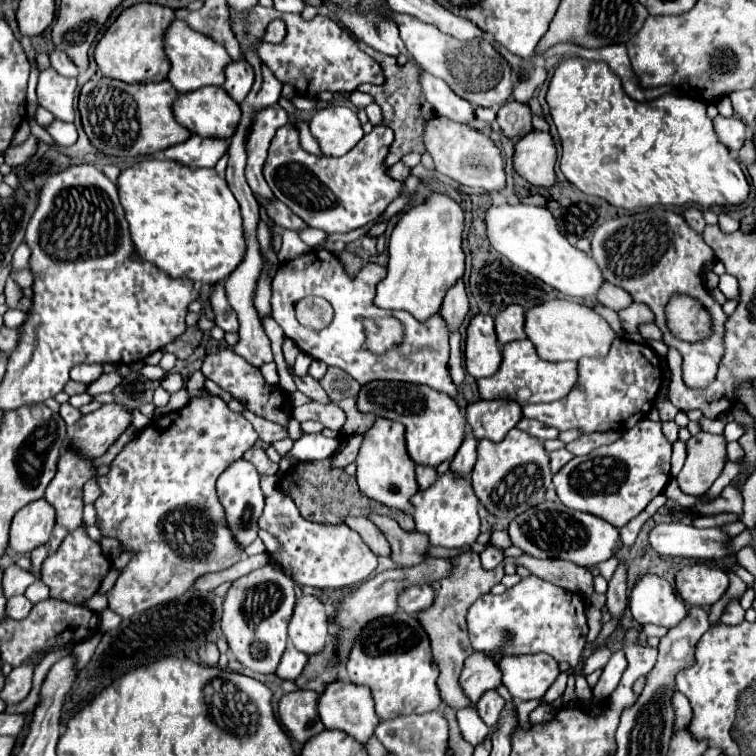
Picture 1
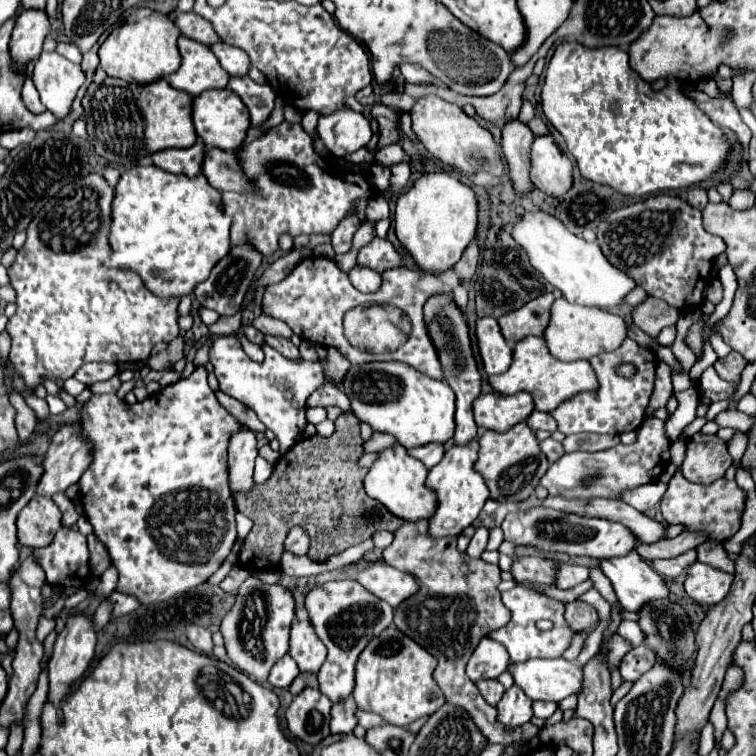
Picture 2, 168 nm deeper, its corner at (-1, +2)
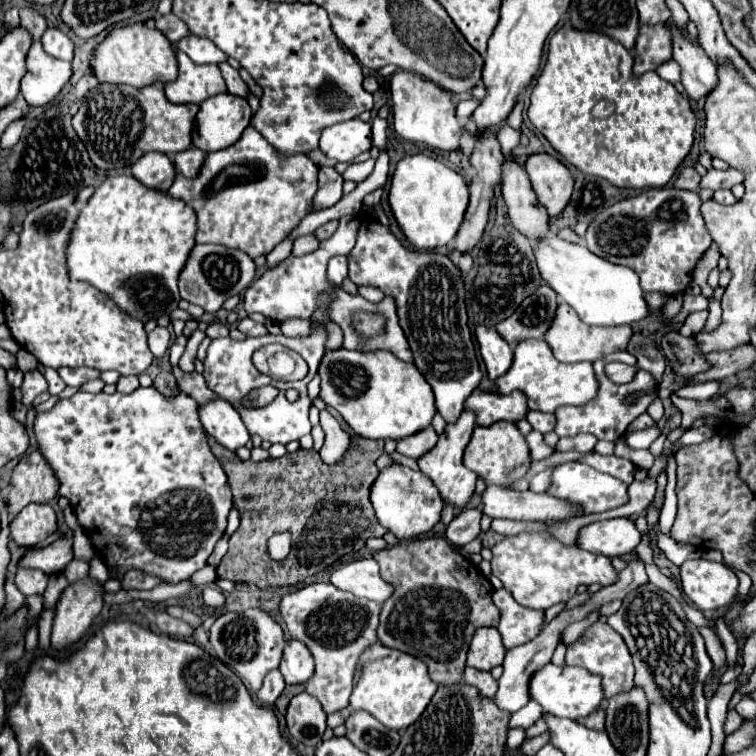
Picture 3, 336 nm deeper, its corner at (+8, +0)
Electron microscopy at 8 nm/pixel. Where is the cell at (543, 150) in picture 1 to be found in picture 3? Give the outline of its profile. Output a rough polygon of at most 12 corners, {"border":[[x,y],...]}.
{"border":[[546,153],[526,173],[548,215],[558,217],[574,187],[568,167]]}

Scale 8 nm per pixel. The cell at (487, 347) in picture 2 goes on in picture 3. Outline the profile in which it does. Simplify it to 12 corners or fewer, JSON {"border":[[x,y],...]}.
{"border":[[476,327],[488,377],[504,375],[514,351],[494,327]]}

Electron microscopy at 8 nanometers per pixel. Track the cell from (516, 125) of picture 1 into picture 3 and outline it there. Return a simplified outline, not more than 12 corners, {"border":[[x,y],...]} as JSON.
{"border":[[504,163],[502,197],[514,227],[530,241],[548,233],[524,167]]}

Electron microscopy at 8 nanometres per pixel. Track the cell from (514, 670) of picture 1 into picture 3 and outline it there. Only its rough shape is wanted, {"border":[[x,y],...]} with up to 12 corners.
{"border":[[546,665],[530,697],[556,717],[580,719],[604,703],[602,677]]}

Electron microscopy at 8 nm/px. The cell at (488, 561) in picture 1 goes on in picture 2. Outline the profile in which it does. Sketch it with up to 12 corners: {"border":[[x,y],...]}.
{"border":[[479,527],[467,547],[469,557],[479,559],[487,549],[489,531]]}

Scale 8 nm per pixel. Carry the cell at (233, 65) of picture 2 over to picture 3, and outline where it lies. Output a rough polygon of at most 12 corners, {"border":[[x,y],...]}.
{"border":[[188,35],[176,43],[194,63],[222,63],[212,41]]}

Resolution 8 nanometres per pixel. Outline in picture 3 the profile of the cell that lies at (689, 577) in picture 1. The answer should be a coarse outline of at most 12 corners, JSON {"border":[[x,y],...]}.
{"border":[[724,563],[680,567],[684,595],[700,611],[726,607],[738,577]]}

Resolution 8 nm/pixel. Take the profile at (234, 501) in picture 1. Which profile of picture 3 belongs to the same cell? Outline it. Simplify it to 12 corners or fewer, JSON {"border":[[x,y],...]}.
{"border":[[228,401],[198,405],[208,435],[236,451],[248,431]]}

